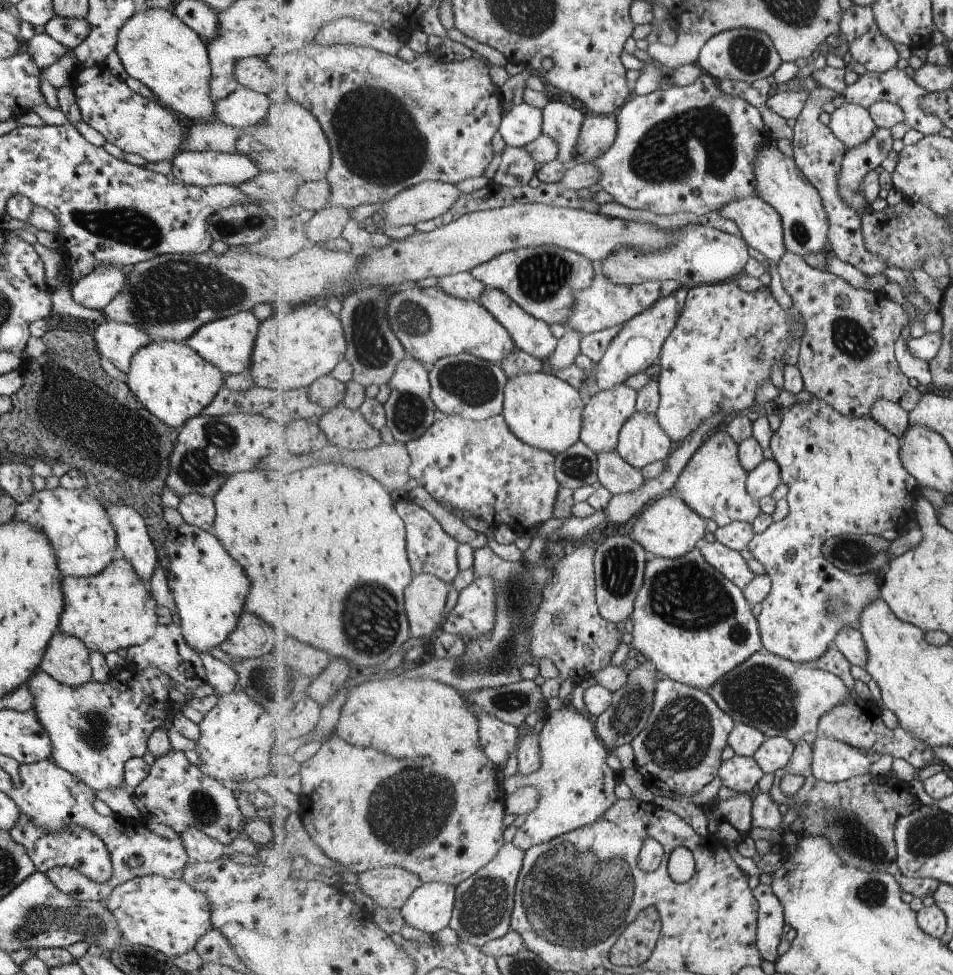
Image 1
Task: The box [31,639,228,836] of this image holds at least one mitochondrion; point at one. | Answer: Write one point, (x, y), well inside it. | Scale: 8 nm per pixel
(95, 729)

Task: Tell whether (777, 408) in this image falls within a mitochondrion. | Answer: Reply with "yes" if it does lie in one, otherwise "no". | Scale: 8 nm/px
no

